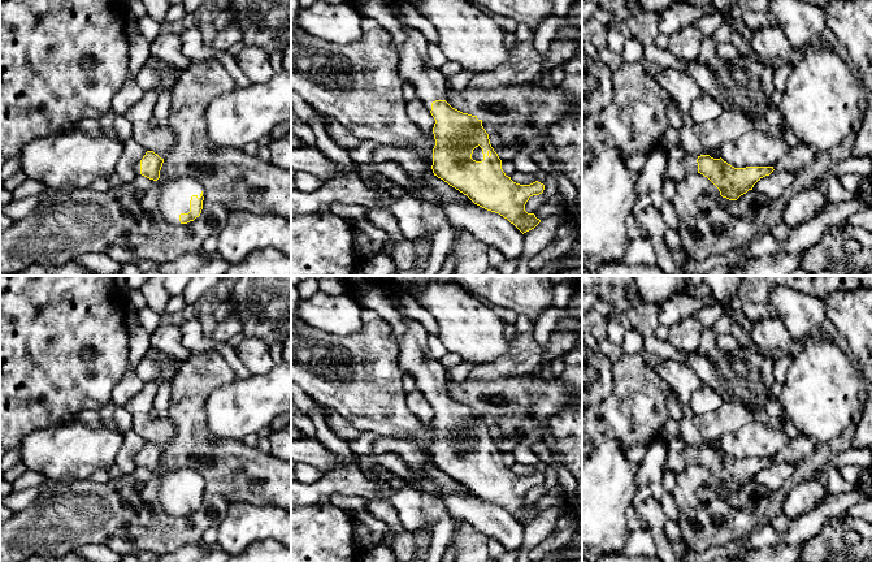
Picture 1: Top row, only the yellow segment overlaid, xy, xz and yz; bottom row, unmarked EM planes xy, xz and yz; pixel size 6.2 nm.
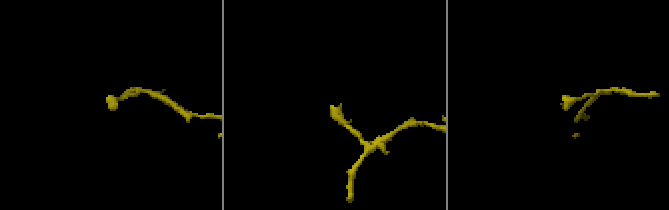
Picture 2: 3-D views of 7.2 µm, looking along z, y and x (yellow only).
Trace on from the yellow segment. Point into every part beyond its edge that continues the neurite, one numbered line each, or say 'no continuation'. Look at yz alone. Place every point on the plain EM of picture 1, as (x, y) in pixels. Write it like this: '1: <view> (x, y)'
1: yz (676, 461)

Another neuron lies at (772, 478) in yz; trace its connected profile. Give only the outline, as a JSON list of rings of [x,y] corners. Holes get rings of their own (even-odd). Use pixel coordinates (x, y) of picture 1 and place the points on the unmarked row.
[[[773,462],[769,467],[760,470],[754,476],[752,481],[764,485],[769,492],[775,492],[794,472],[794,470],[795,464]]]

